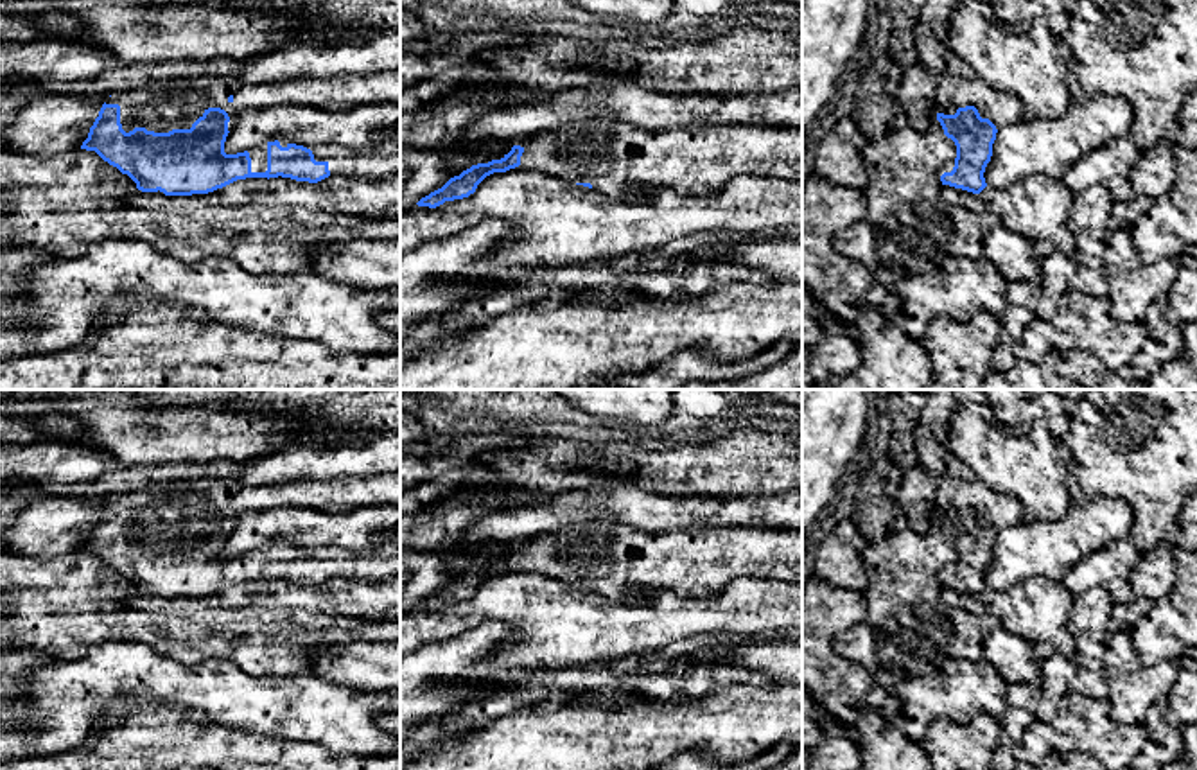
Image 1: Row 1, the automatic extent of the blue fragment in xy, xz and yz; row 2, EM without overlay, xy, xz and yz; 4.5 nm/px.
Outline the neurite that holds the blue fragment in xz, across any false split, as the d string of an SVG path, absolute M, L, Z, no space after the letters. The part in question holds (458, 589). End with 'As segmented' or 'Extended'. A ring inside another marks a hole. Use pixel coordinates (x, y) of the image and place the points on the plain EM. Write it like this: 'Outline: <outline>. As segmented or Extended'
Outline: M603 521L572 522L558 533L540 533L524 540L501 562L472 567L416 607L436 610L445 603L468 599L486 578L510 571L546 574L594 591L610 601L625 601L628 594L655 594L659 591L673 591L686 598L707 598L720 594L729 583L743 576L802 583L802 531L725 526L653 535L633 526L610 526Z. Extended

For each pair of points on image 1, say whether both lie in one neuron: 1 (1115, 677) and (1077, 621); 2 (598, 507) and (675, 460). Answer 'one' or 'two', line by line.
1: two
2: two

